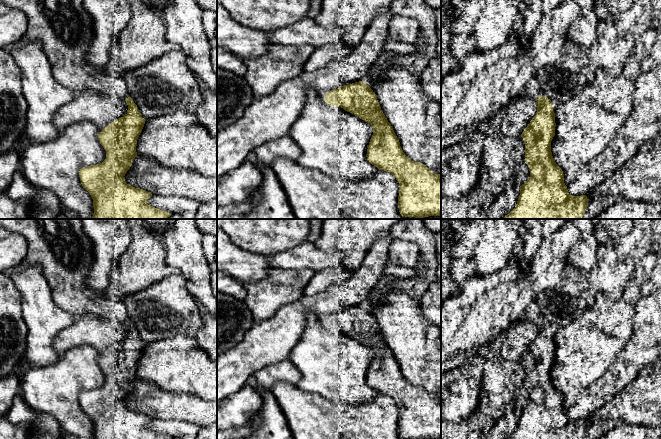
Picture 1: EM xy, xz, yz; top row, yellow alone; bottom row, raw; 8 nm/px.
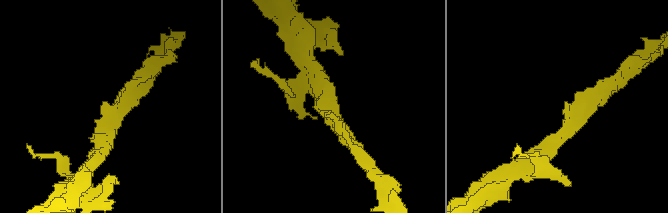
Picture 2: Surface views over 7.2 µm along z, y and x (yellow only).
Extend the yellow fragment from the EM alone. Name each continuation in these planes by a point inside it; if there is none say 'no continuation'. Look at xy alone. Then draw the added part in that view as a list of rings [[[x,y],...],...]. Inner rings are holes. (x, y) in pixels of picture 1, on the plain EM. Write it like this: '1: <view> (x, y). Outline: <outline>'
1: xy (60, 247). Outline: [[[0,219],[0,226],[12,232],[21,234],[29,245],[22,260],[23,264],[37,264],[42,268],[43,275],[51,288],[54,302],[64,311],[80,317],[91,313],[112,321],[126,323],[130,321],[126,306],[122,302],[110,299],[107,295],[92,292],[86,286],[86,276],[93,265],[93,246],[83,231],[81,219]]]

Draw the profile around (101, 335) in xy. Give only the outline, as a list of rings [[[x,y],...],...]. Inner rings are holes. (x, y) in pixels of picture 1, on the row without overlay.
[[[83,315],[77,317],[72,325],[60,331],[54,339],[53,346],[61,355],[71,348],[82,345],[89,345],[103,354],[127,338],[127,334],[125,323]]]

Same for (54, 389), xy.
[[[89,345],[77,346],[65,352],[55,364],[32,367],[20,375],[19,394],[32,409],[51,415],[61,431],[76,439],[93,439],[93,423],[81,408],[79,395],[83,391],[102,387],[106,375],[98,366],[98,352]]]

